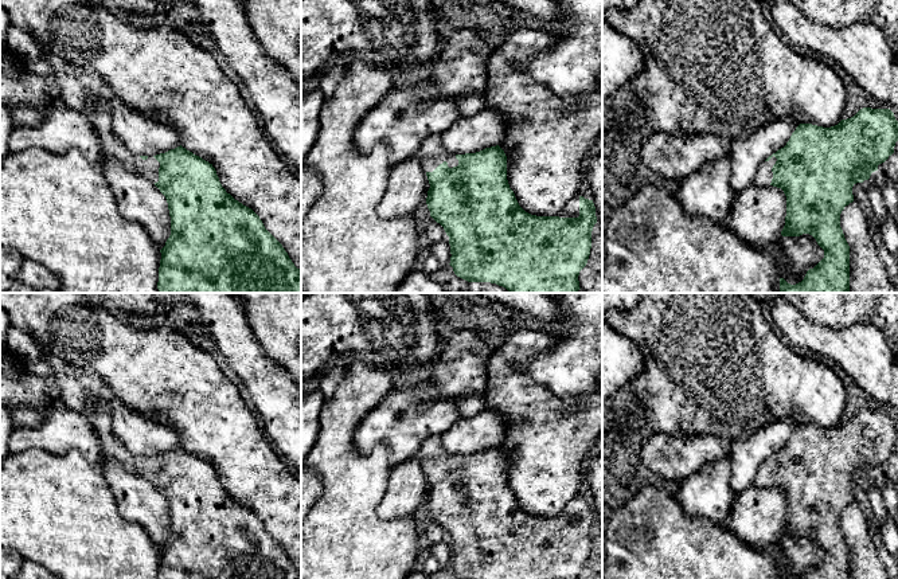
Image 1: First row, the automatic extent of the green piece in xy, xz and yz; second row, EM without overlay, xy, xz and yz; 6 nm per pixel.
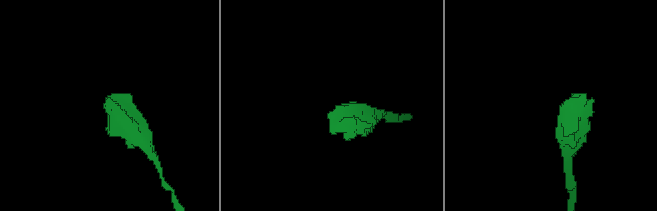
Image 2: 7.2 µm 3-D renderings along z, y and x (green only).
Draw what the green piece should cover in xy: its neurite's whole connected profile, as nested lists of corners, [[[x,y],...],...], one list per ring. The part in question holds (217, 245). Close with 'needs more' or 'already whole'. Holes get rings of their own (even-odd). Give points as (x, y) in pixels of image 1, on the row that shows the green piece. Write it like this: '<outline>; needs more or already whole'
[[[91,95],[89,107],[104,153],[117,159],[126,171],[152,181],[167,199],[171,235],[160,250],[159,293],[301,293],[301,270],[265,228],[259,216],[226,192],[212,164],[181,145],[151,157],[134,154],[112,133],[112,112],[106,101]]]; needs more

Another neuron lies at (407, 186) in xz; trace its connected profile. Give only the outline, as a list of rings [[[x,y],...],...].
[[[413,156],[393,167],[376,214],[383,219],[411,215],[426,202],[429,188],[426,172],[419,160]]]

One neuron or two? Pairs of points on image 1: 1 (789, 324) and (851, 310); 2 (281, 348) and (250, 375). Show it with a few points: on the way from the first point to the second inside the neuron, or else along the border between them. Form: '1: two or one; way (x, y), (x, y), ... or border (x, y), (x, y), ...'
1: two; border (793, 306), (816, 324), (840, 328)
2: two; border (252, 331), (260, 347), (287, 371)

